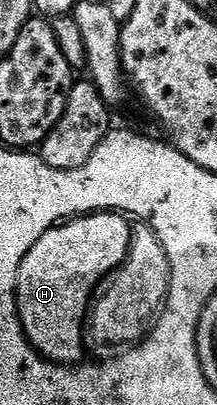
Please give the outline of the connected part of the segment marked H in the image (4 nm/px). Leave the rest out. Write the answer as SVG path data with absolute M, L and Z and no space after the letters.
M92 212L90 215L81 216L78 222L76 224L71 224L70 227L52 227L34 243L34 247L30 249L26 257L23 258L22 265L19 266L16 307L19 309L20 323L23 325L23 331L26 333L27 339L30 340L32 347L35 348L44 359L48 359L52 363L59 363L60 366L73 366L79 364L83 360L81 359L84 355L82 339L84 335L86 337L86 324L90 313L92 294L101 280L124 263L124 259L129 253L129 245L131 243L131 222L119 212Z

